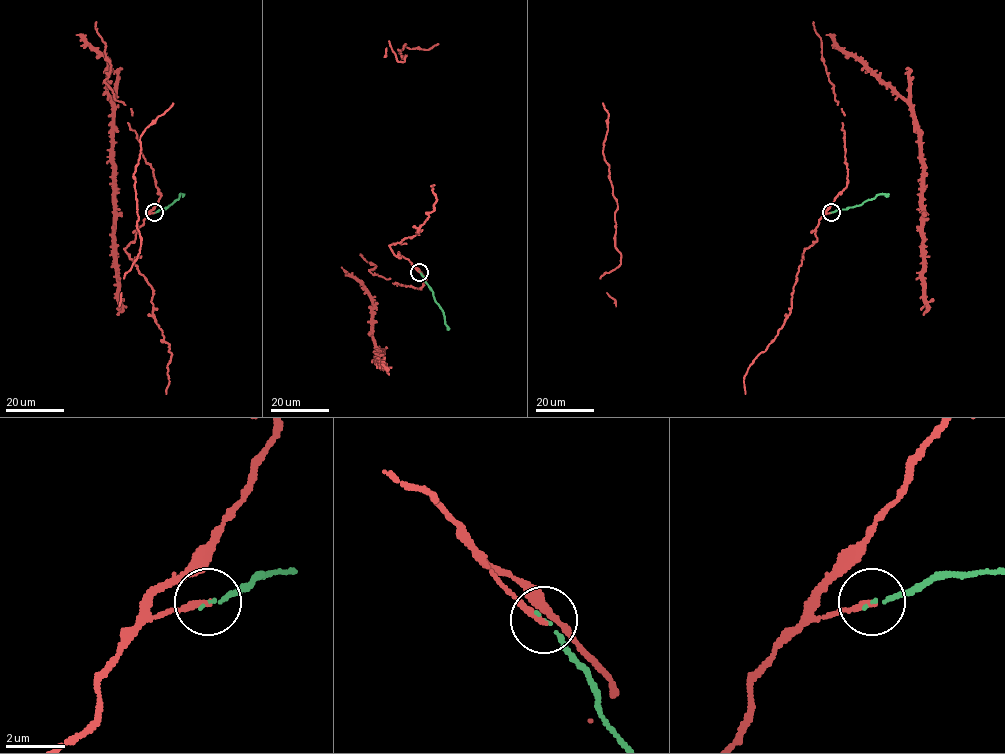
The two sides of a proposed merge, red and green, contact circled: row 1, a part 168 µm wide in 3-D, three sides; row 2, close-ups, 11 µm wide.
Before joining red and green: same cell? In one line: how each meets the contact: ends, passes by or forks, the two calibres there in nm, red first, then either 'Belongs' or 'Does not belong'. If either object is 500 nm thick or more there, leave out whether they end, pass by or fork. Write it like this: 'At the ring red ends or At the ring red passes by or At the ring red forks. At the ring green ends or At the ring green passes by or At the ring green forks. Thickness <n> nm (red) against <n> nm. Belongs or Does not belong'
At the ring red ends. At the ring green ends. Thickness 240 nm (red) against 100 nm. Belongs

